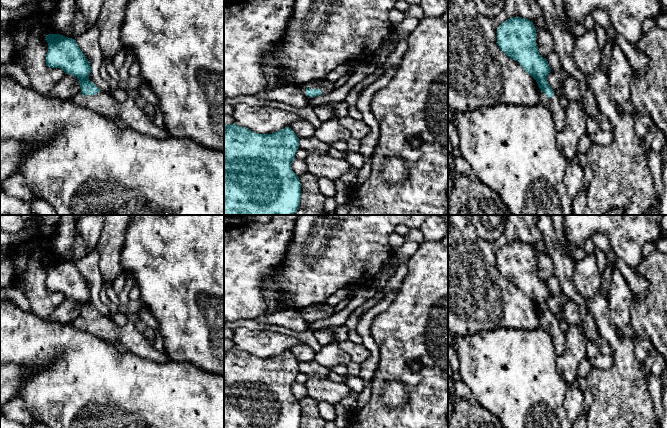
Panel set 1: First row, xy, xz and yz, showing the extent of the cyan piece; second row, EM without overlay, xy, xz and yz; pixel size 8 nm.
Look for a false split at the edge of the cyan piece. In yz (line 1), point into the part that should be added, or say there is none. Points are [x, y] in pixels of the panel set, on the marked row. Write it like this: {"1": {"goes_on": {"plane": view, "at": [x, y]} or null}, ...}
{"1": {"goes_on": null}}

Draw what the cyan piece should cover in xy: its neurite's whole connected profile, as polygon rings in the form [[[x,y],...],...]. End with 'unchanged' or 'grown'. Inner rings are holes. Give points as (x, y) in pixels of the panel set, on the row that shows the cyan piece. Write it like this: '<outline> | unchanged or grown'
[[[48,34],[46,41],[48,43],[46,65],[61,68],[66,74],[77,77],[82,95],[96,95],[100,89],[89,80],[92,67],[76,40],[60,34]]] | unchanged

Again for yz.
[[[513,17],[497,29],[497,45],[511,59],[518,61],[523,69],[537,82],[547,97],[552,98],[554,90],[547,81],[551,68],[538,51],[536,30],[532,21]]] | unchanged

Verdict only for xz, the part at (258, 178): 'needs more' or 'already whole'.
already whole

